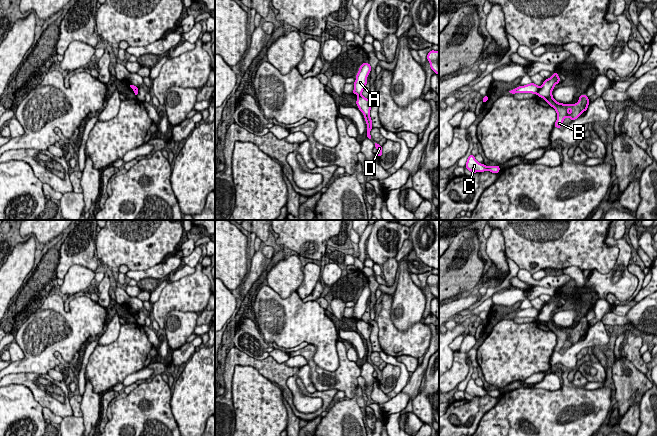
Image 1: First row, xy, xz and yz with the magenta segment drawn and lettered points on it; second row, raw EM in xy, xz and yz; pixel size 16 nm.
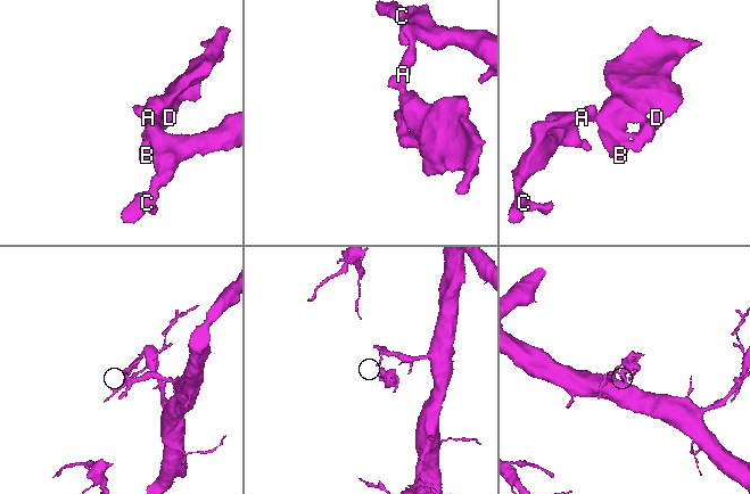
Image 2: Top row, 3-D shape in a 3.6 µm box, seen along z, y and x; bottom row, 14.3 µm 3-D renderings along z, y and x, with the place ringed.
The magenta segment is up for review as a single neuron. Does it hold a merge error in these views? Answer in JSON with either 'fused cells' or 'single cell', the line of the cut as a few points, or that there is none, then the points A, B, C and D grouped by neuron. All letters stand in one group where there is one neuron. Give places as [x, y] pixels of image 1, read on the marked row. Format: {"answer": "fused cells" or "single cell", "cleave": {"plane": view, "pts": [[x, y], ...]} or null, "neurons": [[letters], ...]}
{"answer": "fused cells", "cleave": {"plane": "yz", "pts": [[540, 87], [536, 93]]}, "neurons": [["A", "C"], ["B", "D"]]}

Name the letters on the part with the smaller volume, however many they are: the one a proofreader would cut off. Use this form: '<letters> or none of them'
B, D

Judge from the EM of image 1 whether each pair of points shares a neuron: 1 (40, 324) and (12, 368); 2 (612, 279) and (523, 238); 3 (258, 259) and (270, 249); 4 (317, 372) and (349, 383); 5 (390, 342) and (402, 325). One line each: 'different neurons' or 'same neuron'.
1: same neuron
2: different neurons
3: different neurons
4: same neuron
5: different neurons

